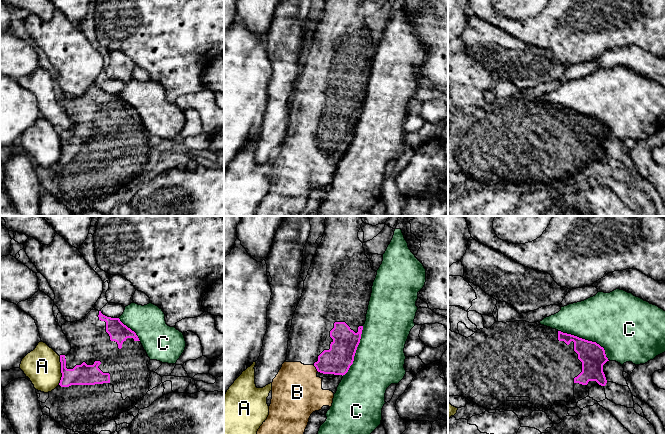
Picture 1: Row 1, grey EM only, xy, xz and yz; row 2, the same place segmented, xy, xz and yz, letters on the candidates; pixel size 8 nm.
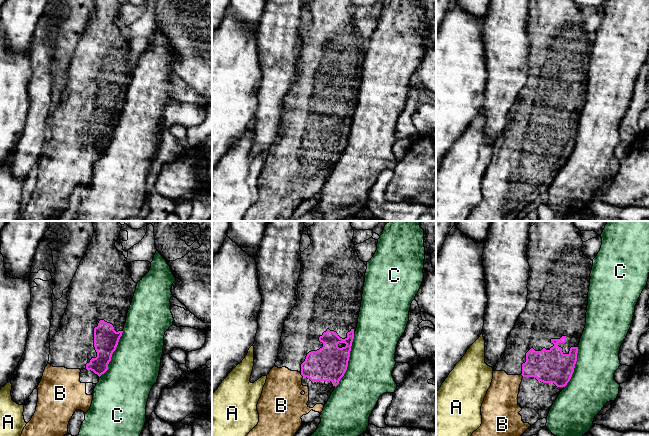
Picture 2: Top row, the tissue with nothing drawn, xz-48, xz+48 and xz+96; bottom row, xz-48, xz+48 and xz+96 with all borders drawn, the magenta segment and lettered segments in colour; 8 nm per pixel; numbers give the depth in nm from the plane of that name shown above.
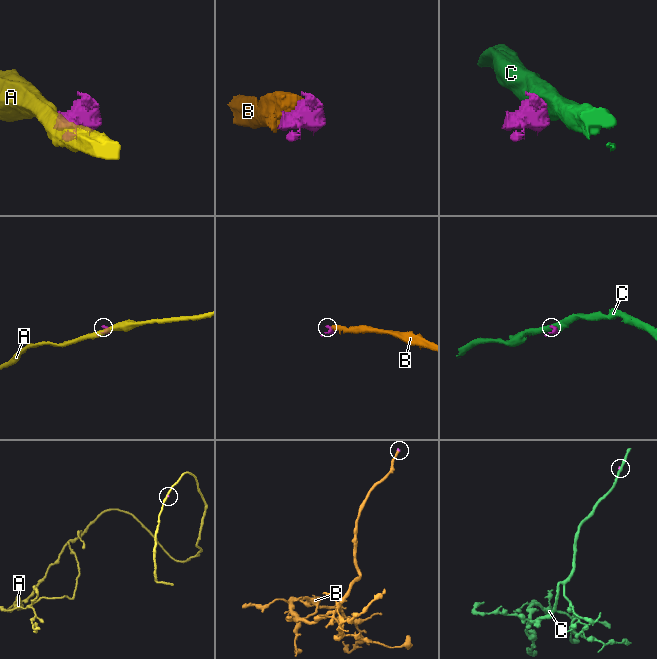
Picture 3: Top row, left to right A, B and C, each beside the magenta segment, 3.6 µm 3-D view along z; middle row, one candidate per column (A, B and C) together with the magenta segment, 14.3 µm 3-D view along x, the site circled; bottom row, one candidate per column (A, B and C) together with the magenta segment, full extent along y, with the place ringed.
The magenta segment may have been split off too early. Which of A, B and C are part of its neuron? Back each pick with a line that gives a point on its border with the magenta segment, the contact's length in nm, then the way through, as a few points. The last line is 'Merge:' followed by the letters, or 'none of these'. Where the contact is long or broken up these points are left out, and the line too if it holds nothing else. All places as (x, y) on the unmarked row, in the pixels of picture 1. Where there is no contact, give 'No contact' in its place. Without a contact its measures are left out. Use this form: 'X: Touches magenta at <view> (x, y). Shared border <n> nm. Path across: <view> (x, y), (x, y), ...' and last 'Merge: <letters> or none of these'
B: Touches magenta at xz (316, 144). Shared border 70 nm
Merge: B

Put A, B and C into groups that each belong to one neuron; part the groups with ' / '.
A / B / C

